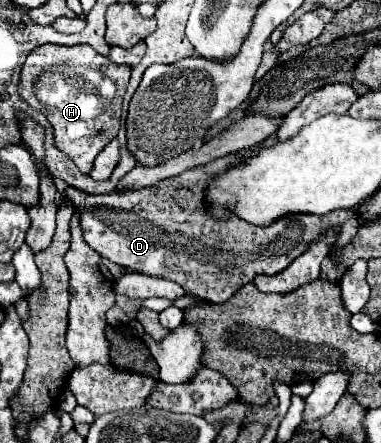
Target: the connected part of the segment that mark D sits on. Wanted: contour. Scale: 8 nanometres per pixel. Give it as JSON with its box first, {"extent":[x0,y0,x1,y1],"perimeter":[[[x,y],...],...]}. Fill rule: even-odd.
{"extent":[63,150,357,304],"perimeter":[[[243,150],[237,154],[229,154],[223,158],[217,158],[205,166],[195,166],[191,170],[185,170],[179,176],[161,180],[155,186],[147,186],[147,188],[139,188],[135,192],[127,190],[127,192],[113,192],[113,194],[85,194],[77,188],[67,188],[63,194],[67,198],[71,198],[75,212],[81,216],[81,226],[83,226],[83,234],[87,244],[99,252],[103,258],[139,272],[139,274],[147,274],[147,276],[157,276],[157,278],[165,278],[165,280],[173,280],[179,286],[183,286],[191,296],[201,298],[205,302],[211,304],[223,304],[227,302],[241,286],[249,284],[255,280],[255,276],[259,274],[279,274],[281,270],[285,270],[297,256],[301,256],[307,246],[319,236],[323,234],[329,226],[341,226],[341,234],[339,240],[335,244],[335,248],[331,250],[331,254],[335,254],[337,248],[343,248],[349,238],[353,238],[357,234],[357,218],[353,218],[351,210],[337,210],[333,214],[325,214],[325,216],[313,216],[313,214],[297,214],[297,216],[287,216],[283,220],[277,220],[275,224],[271,224],[269,228],[257,228],[251,226],[239,218],[229,218],[229,220],[213,220],[207,214],[207,208],[203,204],[203,192],[207,182],[215,176],[221,174],[223,170],[227,170],[233,162],[243,160],[251,154],[251,150]]]}

